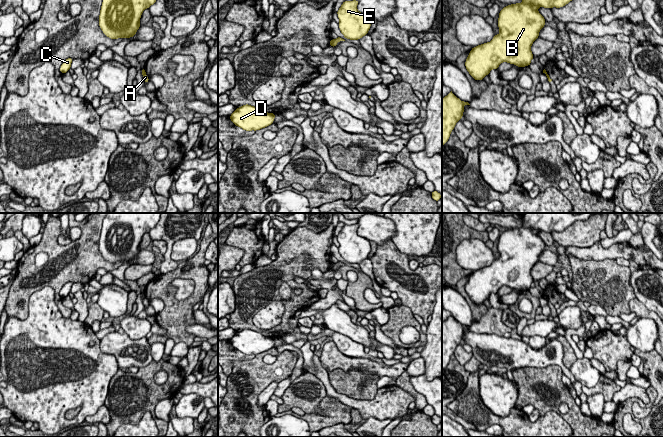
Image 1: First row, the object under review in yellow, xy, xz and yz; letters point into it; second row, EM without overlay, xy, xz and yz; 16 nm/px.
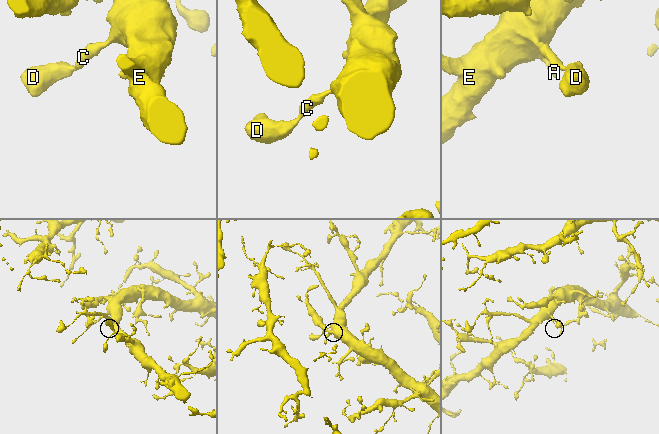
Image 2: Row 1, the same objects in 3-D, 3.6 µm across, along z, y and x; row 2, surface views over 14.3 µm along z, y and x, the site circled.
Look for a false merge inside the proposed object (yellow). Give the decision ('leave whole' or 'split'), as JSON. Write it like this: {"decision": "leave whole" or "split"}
{"decision": "leave whole"}

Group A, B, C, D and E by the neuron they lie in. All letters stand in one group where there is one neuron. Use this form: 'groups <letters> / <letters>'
groups A B C D E

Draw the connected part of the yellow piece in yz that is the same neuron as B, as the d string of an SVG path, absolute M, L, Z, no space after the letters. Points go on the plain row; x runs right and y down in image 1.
M524 213L522 226L510 228L499 236L498 259L490 266L473 271L465 291L476 305L483 304L502 286L520 292L529 290L534 282L531 270L545 250L539 231L561 232L575 221L589 219L591 213Z

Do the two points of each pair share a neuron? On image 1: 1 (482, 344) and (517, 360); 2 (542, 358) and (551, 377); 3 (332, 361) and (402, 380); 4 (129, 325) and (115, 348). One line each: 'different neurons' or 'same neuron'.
1: same neuron
2: different neurons
3: different neurons
4: different neurons

